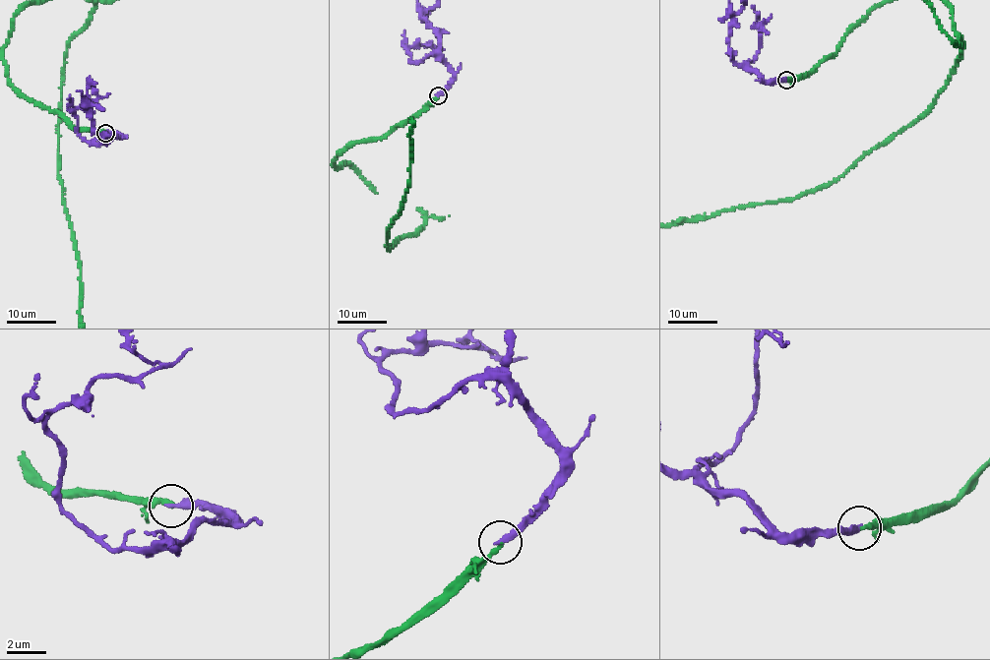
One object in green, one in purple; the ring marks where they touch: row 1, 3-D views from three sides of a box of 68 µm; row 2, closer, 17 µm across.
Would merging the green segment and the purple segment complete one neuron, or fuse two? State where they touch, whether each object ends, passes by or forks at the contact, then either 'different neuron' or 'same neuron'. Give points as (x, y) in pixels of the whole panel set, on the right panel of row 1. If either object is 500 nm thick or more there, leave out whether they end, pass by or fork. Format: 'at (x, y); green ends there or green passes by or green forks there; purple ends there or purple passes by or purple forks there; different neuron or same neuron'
at (786, 80); green ends there; purple ends there; same neuron

